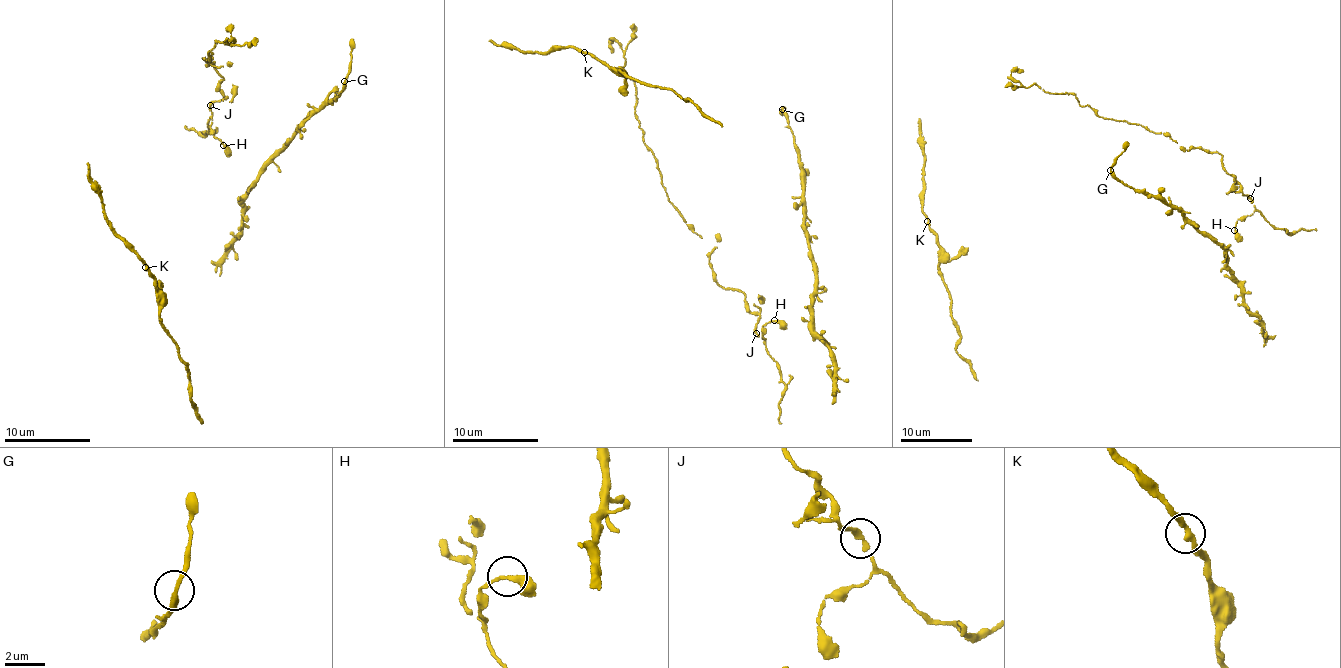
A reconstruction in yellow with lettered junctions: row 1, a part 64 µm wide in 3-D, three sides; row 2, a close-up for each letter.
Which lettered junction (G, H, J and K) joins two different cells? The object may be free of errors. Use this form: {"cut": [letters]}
{"cut": []}

